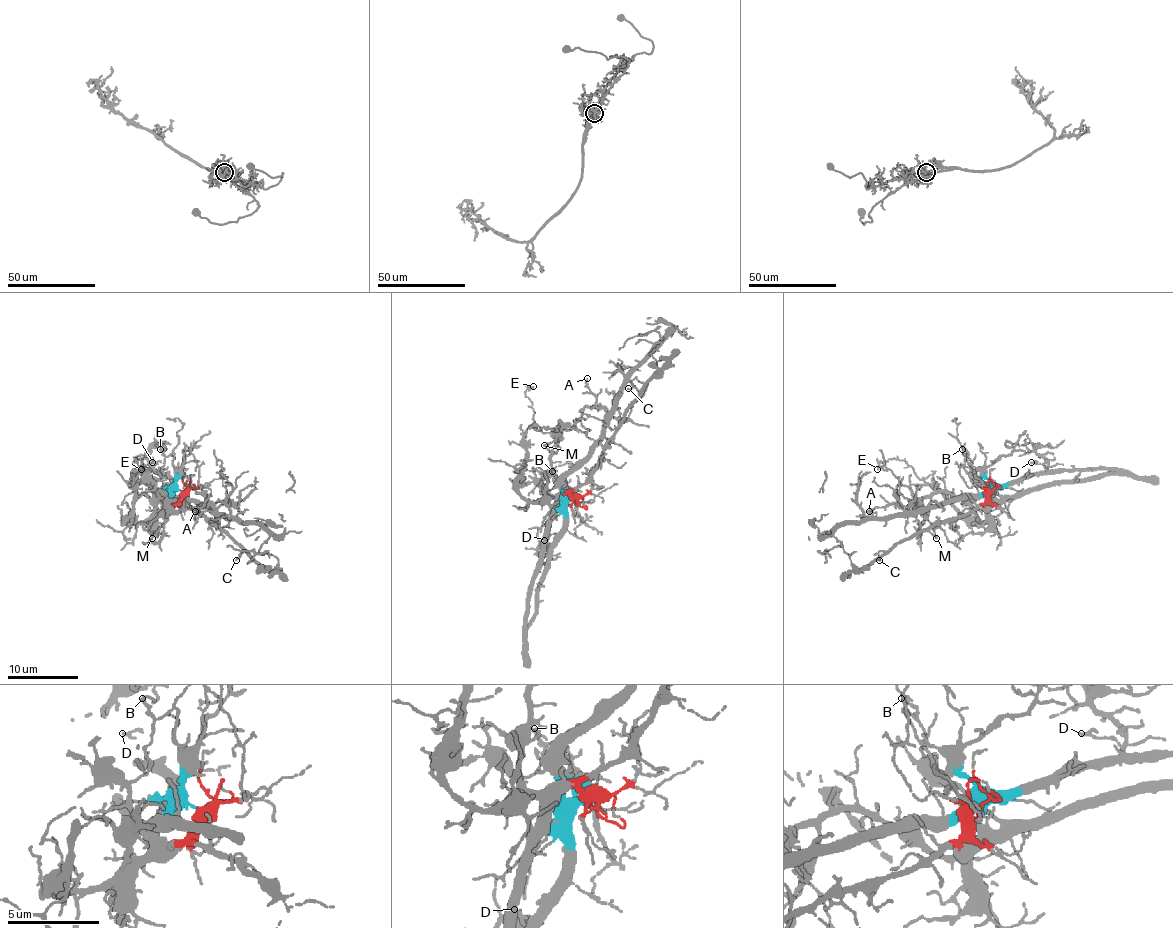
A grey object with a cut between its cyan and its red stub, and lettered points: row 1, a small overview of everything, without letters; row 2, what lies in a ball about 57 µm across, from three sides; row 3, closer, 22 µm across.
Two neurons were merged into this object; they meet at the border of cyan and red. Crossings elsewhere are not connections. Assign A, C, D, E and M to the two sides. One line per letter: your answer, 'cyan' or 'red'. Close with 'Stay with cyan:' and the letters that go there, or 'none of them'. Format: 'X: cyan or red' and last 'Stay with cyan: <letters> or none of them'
A: cyan
C: red
D: cyan
E: red
M: red
Stay with cyan: A, D

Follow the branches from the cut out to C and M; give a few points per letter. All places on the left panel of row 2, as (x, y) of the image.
C: (180, 491), (180, 505), (187, 505), (205, 517), (246, 551), (235, 560)
M: (180, 491), (182, 496), (175, 503), (156, 508), (159, 493), (166, 498), (164, 521), (152, 538)

